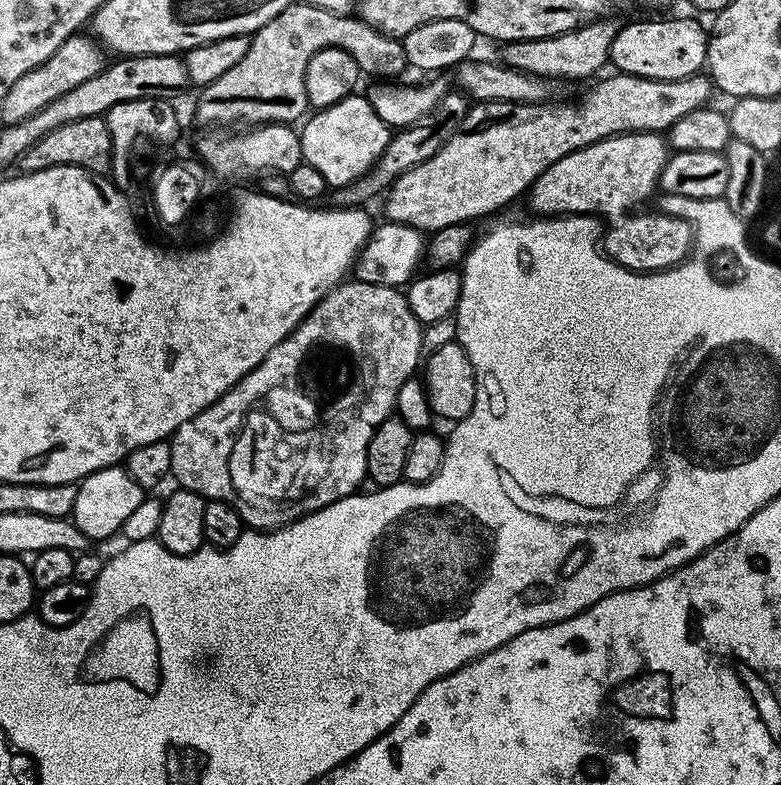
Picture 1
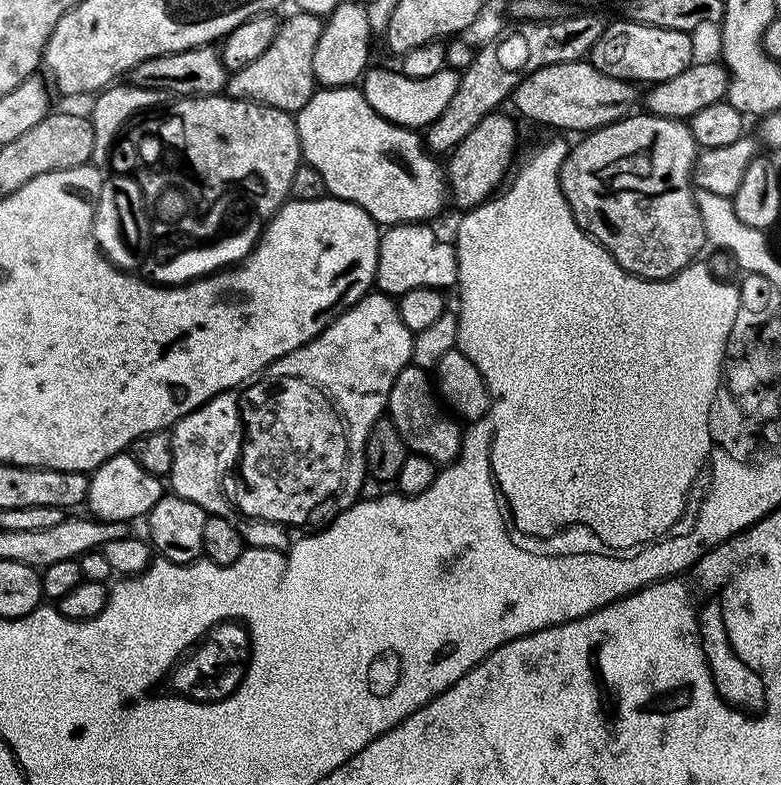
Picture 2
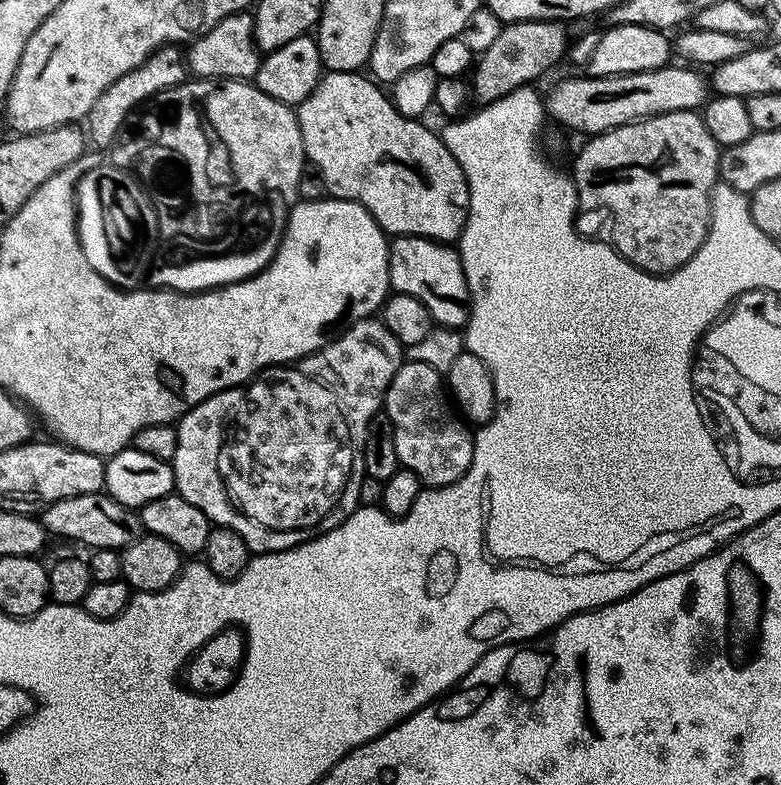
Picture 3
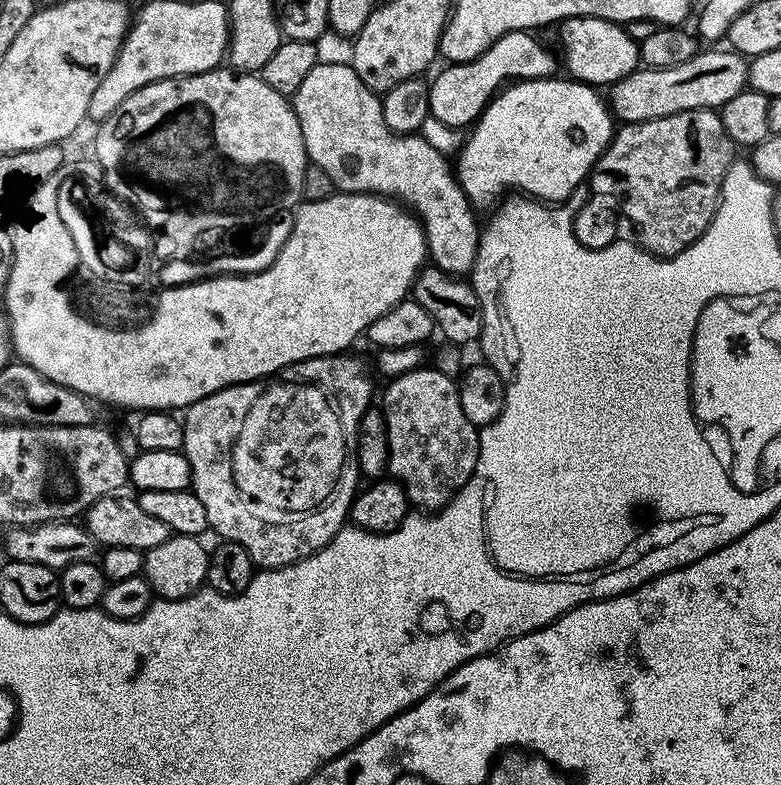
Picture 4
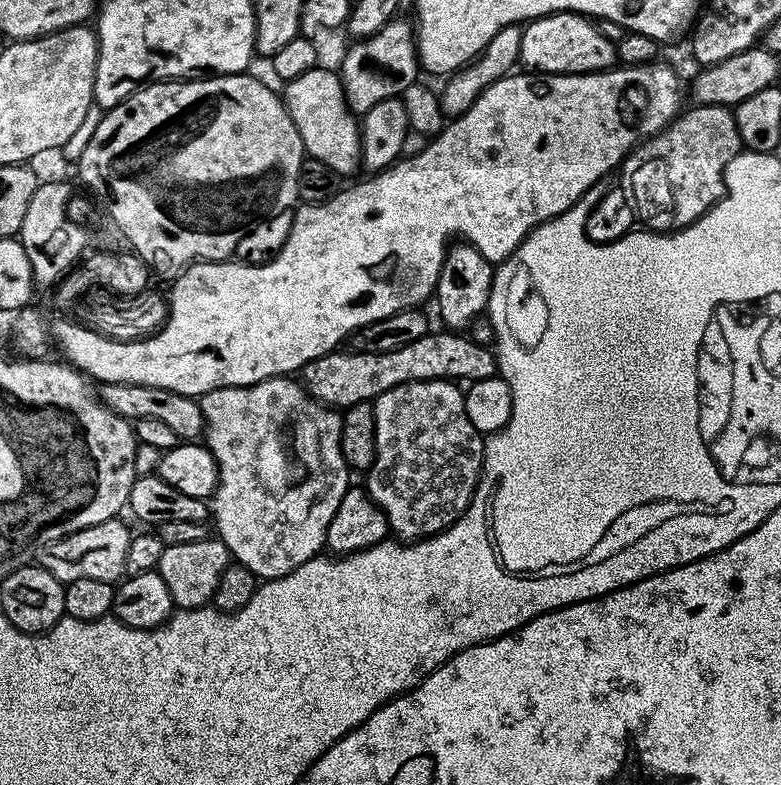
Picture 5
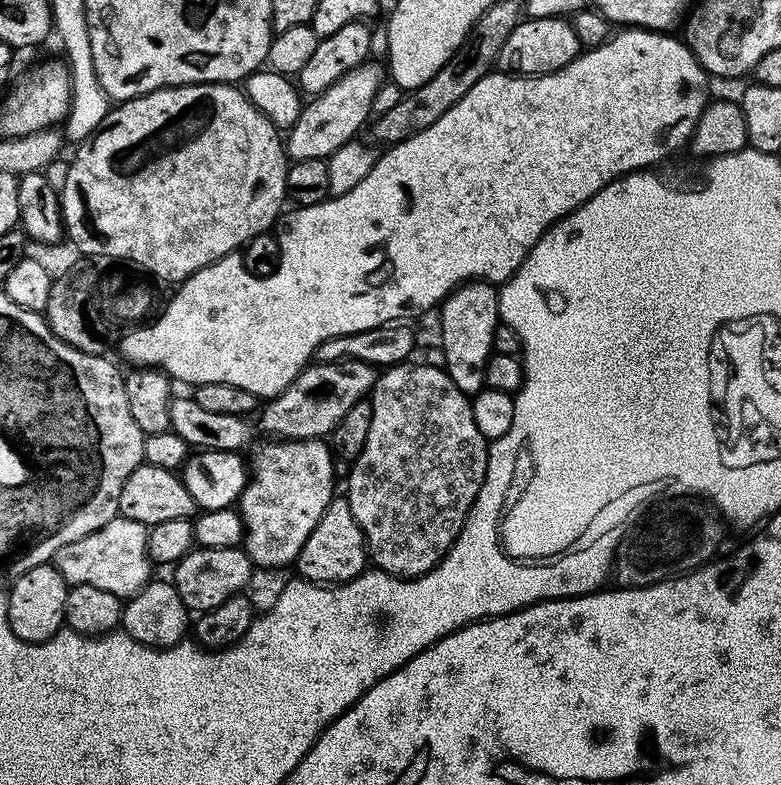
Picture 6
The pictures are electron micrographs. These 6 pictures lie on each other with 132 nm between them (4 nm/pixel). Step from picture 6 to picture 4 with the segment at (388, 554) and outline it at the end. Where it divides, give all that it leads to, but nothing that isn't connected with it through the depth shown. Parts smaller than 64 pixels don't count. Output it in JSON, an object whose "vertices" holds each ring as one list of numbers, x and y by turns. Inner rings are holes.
{"vertices":[[421,366,415,368,412,372,407,372,401,376,389,379,387,384,388,389,384,392,382,407,384,410,384,417,386,418,386,430,388,431,388,472,390,473,391,479,397,480,406,490,408,503,413,509,442,509,449,504,453,496,460,491,462,486,466,486,466,482,471,478,474,466,478,462,478,454,480,453,480,434,477,425,472,424,470,418,466,418,466,414,462,411,462,402,460,401,460,390,457,381,440,372,435,366]]}

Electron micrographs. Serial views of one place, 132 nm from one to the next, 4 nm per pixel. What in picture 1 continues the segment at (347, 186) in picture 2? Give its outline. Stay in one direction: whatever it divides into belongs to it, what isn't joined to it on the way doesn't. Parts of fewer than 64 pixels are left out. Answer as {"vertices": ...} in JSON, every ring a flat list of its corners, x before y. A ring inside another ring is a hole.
{"vertices":[[353,94,334,106,313,111,303,124,304,128,299,129,303,163,322,173,322,178,326,178,332,190,346,186,369,172,386,150,390,139,388,125,378,118,364,94]]}

